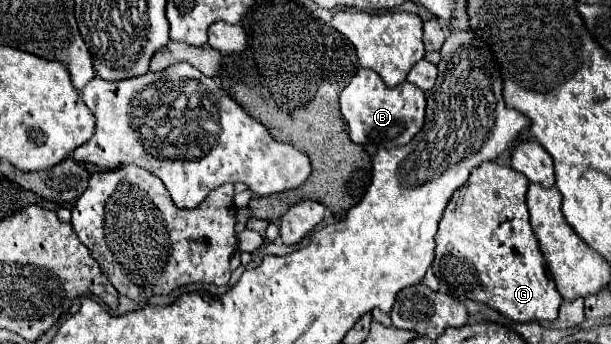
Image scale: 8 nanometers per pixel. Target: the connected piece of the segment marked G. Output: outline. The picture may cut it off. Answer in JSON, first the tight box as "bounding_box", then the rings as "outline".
{"bounding_box":[432,161,562,323],"outline":[[[486,161],[476,167],[470,179],[452,195],[450,203],[446,205],[438,233],[434,237],[436,249],[432,271],[440,281],[448,285],[454,295],[486,303],[518,323],[526,323],[532,319],[554,321],[558,317],[562,297],[556,291],[554,279],[548,277],[546,259],[530,225],[530,215],[526,207],[528,183],[530,181],[522,173],[496,161]]]}

